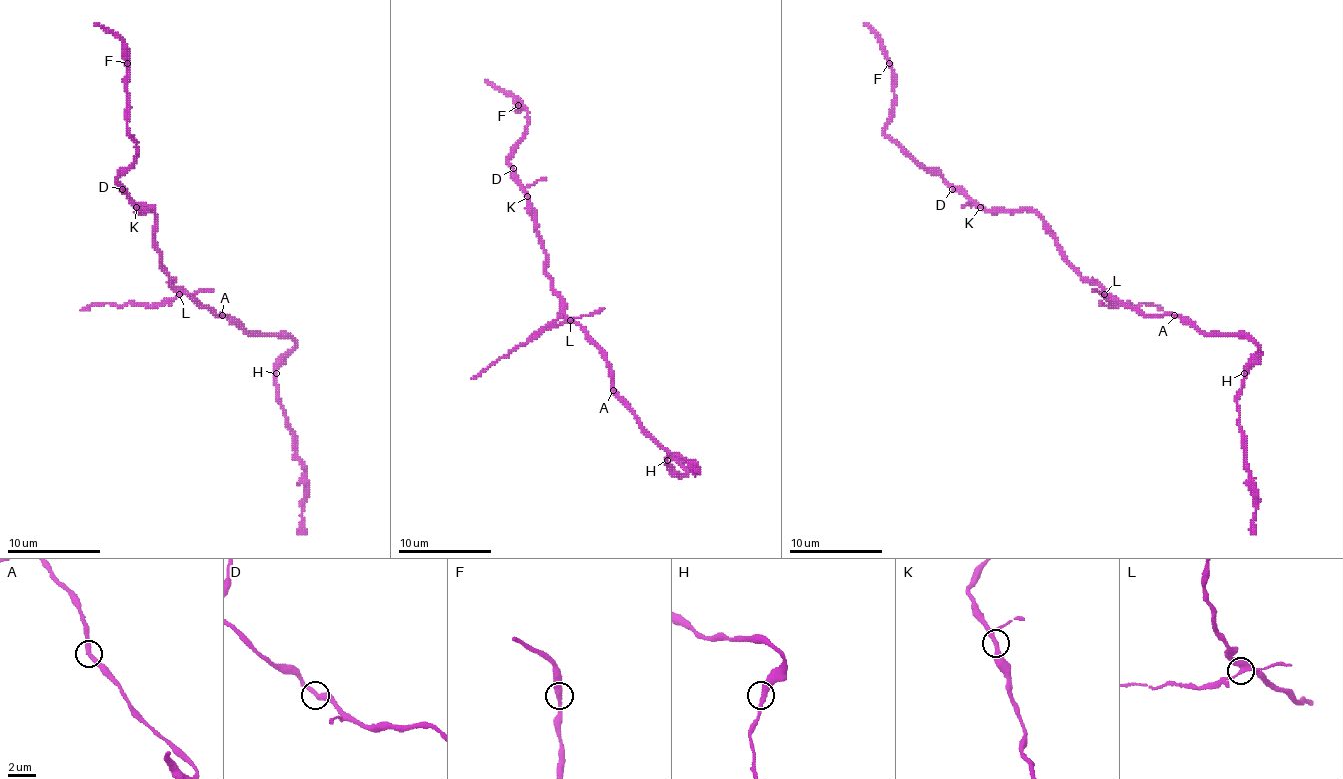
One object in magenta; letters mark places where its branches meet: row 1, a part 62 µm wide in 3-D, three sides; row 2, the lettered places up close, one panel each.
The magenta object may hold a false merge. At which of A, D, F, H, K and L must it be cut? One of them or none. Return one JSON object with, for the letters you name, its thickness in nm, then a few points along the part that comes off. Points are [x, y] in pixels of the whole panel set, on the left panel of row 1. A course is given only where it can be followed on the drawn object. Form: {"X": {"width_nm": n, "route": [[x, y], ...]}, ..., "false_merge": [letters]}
{"L": {"width_nm": 320, "route": [[178, 294], [148, 305], [92, 303], [80, 310]]}, "false_merge": ["L"]}

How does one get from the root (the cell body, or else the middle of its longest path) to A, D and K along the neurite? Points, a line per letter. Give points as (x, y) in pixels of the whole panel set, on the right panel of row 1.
A: (1097, 284), (1144, 315), (1174, 315)
D: (1097, 284), (1090, 284), (1081, 275), (1067, 259), (1053, 231), (1034, 212), (987, 210), (952, 189)
K: (1097, 284), (1090, 284), (1081, 275), (1067, 259), (1053, 231), (1034, 212), (980, 207)

